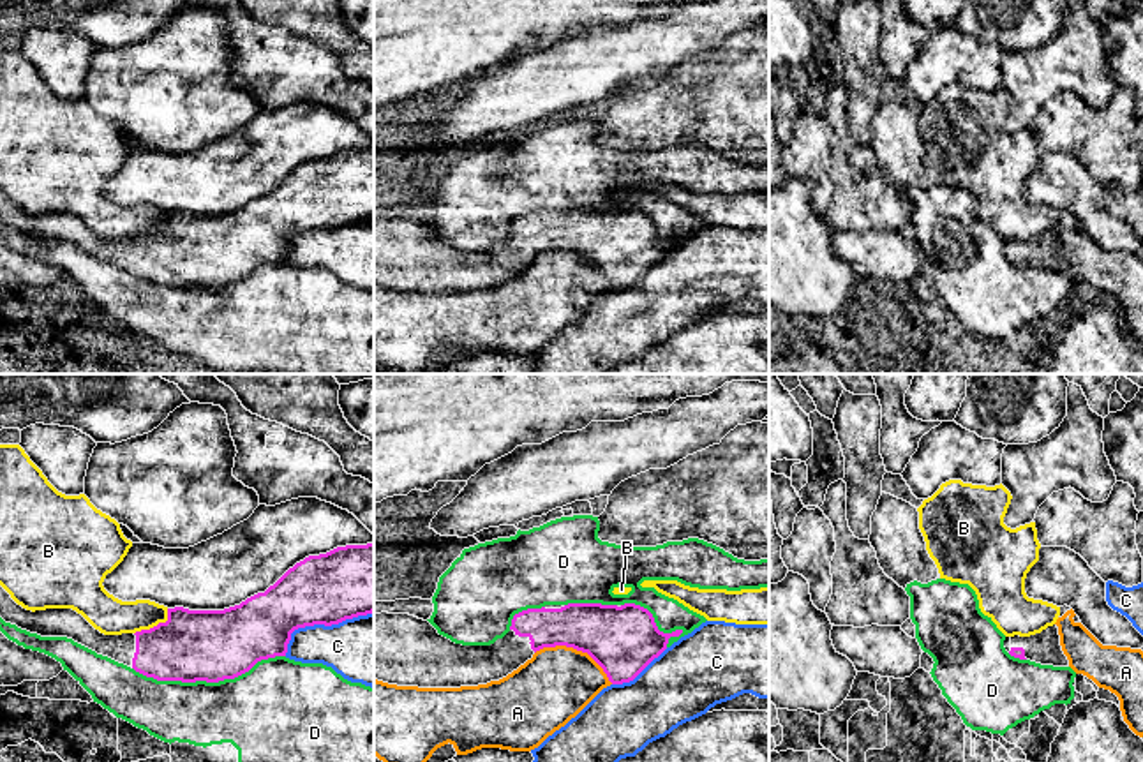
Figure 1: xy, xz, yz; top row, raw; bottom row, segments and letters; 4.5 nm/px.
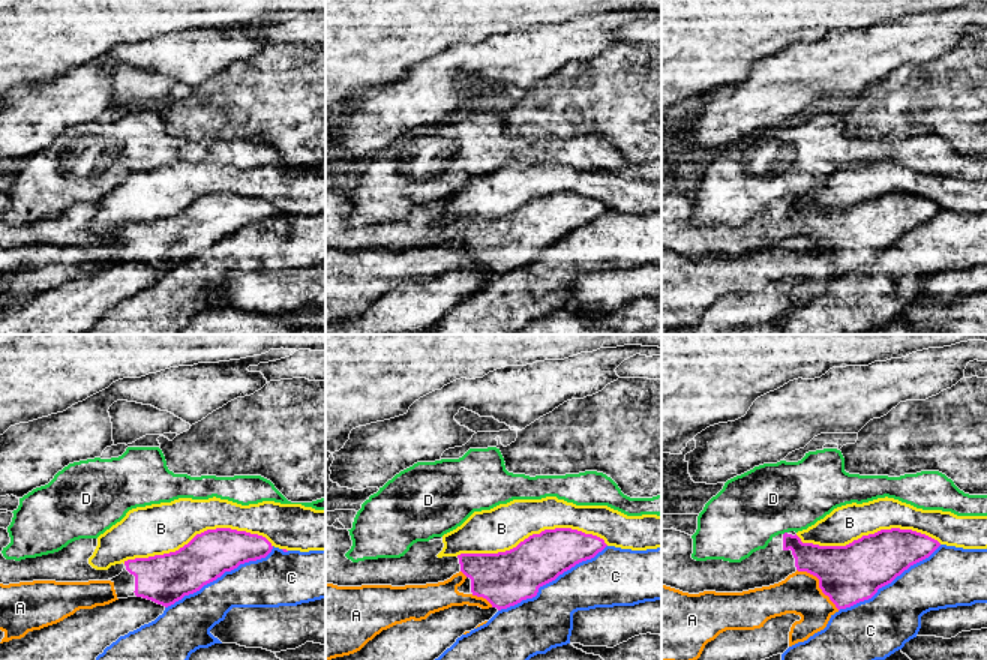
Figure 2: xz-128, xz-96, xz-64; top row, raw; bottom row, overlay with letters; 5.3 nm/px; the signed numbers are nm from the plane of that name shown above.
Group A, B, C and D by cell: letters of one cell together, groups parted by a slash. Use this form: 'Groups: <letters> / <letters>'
Groups: A / B / C / D

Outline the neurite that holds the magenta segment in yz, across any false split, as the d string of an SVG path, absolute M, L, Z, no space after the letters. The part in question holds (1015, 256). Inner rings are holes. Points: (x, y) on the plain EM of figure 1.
M1057 229L1048 231L1041 238L1030 242L1011 242L1011 261L1030 265L1041 270L1069 272L1069 265L1062 256Z

